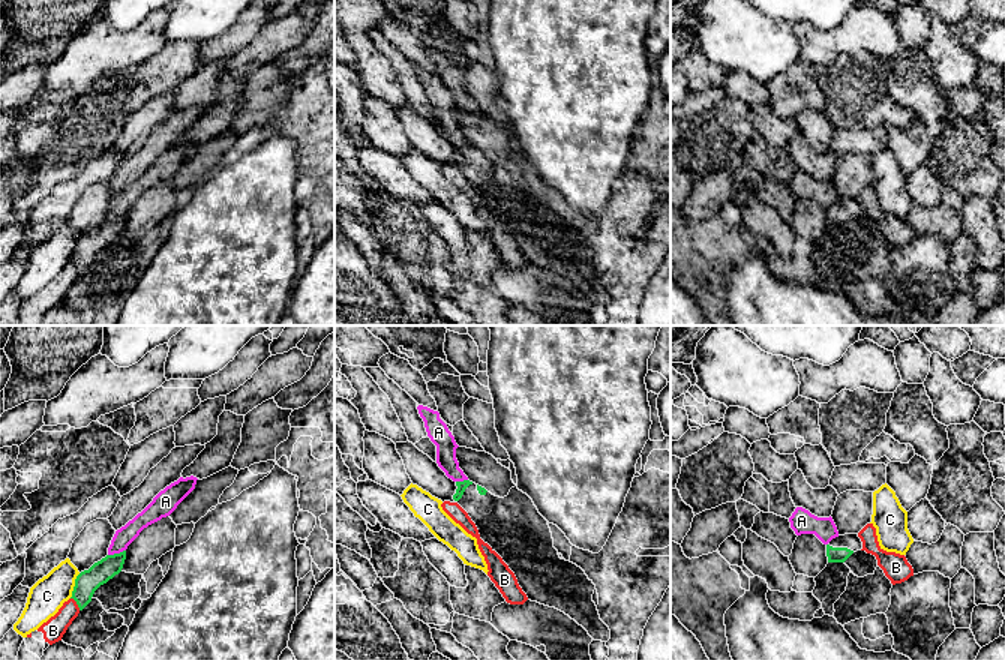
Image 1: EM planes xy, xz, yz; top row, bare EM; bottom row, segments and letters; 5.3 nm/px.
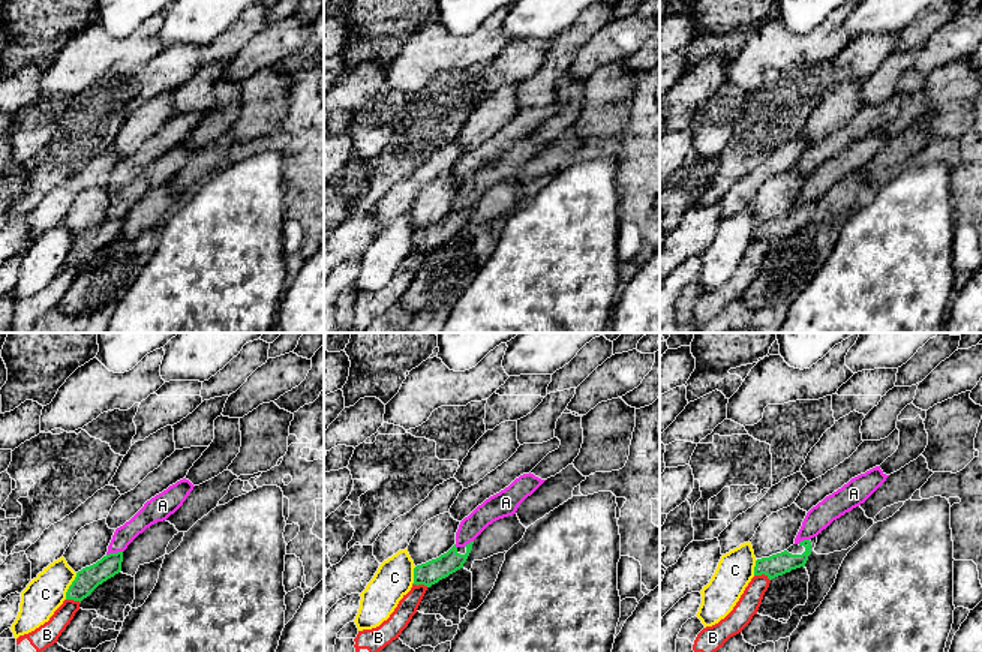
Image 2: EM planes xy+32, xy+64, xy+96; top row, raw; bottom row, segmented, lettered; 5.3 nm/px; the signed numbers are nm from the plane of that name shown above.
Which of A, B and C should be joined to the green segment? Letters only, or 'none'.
none

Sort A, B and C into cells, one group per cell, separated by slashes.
A / B / C

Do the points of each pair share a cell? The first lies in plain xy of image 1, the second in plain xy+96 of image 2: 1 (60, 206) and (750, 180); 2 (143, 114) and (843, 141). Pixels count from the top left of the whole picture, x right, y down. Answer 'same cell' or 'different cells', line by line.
1: same cell
2: different cells

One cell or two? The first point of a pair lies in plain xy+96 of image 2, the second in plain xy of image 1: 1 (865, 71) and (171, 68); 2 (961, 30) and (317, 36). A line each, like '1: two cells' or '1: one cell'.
1: one cell
2: two cells

